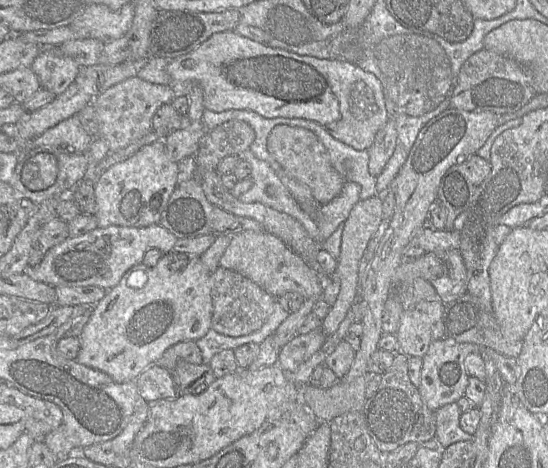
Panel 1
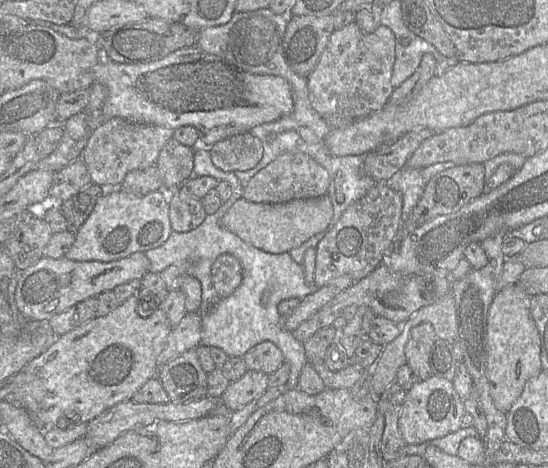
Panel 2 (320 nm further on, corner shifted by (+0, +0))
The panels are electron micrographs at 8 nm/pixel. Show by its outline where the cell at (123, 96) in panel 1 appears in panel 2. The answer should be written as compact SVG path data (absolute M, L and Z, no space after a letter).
M114 117L104 120L91 132L81 158L88 168L93 184L116 188L129 172L155 165L162 148L173 135L174 130L167 127L135 123Z

